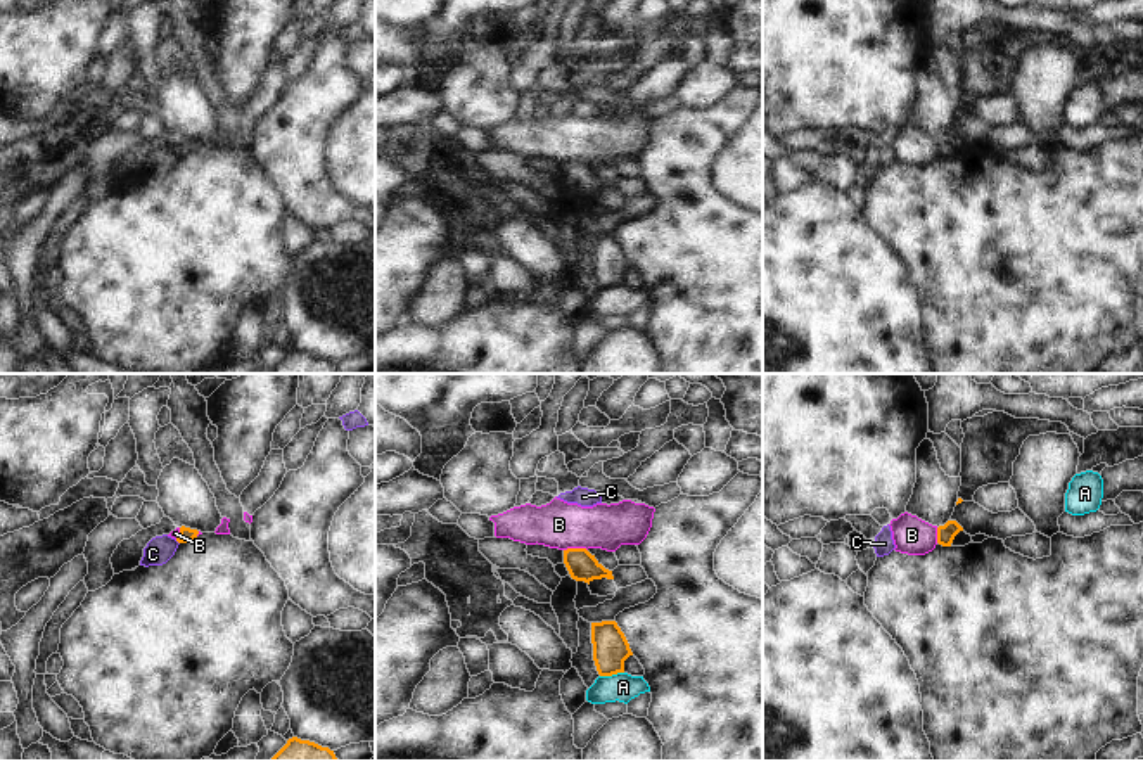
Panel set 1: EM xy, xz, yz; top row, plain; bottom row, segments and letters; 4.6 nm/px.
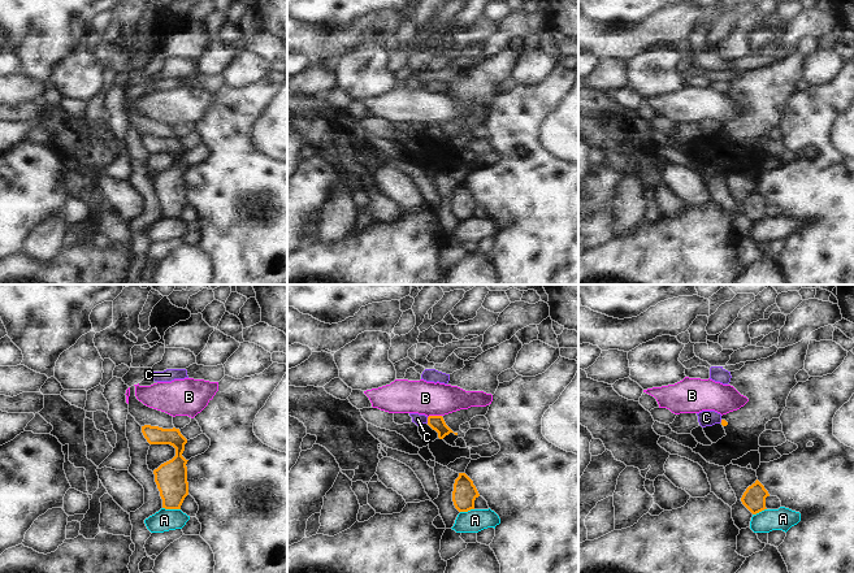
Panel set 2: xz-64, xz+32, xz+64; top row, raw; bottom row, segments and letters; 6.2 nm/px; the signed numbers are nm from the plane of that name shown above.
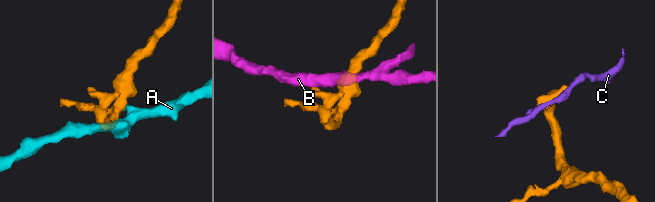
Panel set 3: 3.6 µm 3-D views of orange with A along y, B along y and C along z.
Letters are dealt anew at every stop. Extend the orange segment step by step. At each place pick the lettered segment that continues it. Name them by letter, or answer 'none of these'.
none of these.

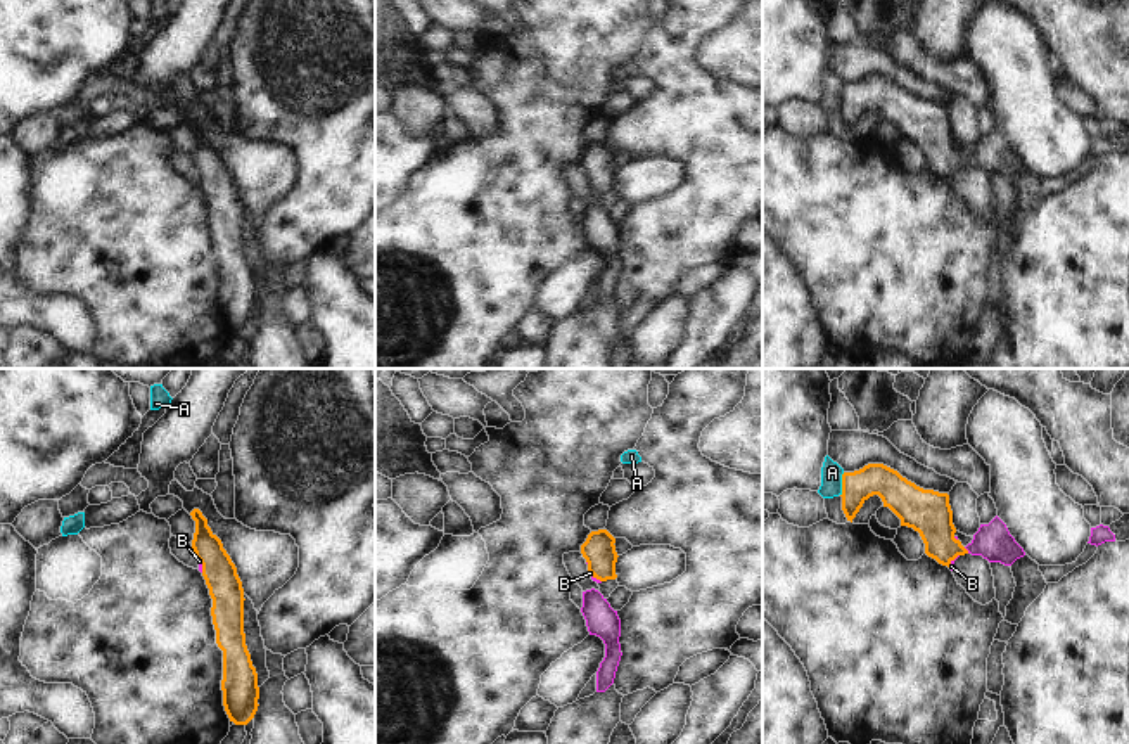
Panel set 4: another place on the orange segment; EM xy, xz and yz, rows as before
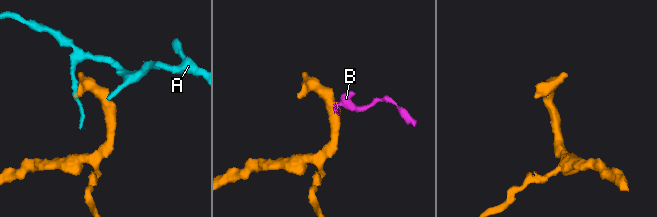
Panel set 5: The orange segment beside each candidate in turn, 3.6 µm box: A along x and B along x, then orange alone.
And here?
B.

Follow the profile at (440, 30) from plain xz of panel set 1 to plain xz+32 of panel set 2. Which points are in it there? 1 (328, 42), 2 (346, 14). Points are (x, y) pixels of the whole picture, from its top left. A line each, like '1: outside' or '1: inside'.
1: outside
2: inside

